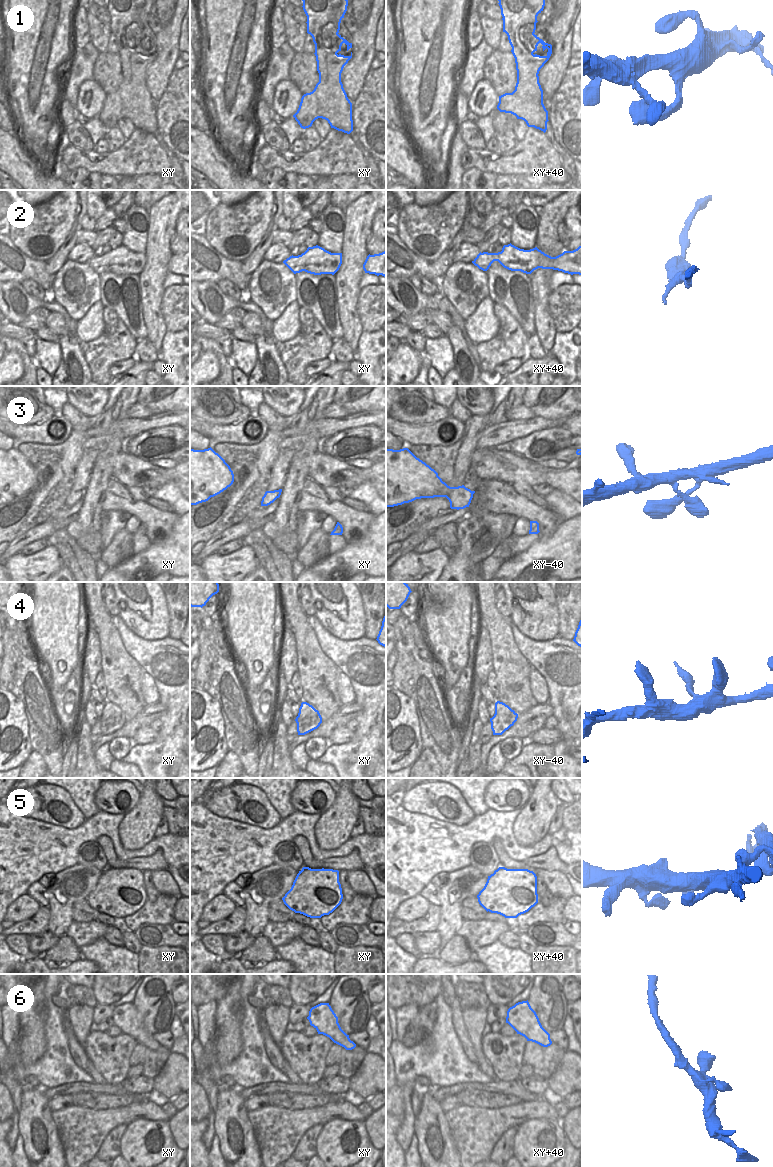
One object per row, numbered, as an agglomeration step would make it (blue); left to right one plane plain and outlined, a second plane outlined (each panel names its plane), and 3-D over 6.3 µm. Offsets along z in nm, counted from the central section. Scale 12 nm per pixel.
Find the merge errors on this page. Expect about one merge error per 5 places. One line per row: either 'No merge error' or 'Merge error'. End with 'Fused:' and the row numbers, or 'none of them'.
1: No merge error
2: No merge error
3: No merge error
4: Merge error
5: No merge error
6: No merge error
Fused: 4.

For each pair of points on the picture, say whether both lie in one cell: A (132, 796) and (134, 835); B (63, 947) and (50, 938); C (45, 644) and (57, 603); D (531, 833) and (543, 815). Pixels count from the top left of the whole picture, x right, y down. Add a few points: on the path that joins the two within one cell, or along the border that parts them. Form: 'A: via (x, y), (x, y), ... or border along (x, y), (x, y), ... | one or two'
A: border along (141, 793), (137, 803), (125, 814) | two
B: border along (60, 937), (41, 954) | two
C: via (53, 634), (53, 613) | one
D: via (531, 829), (539, 819) | one

